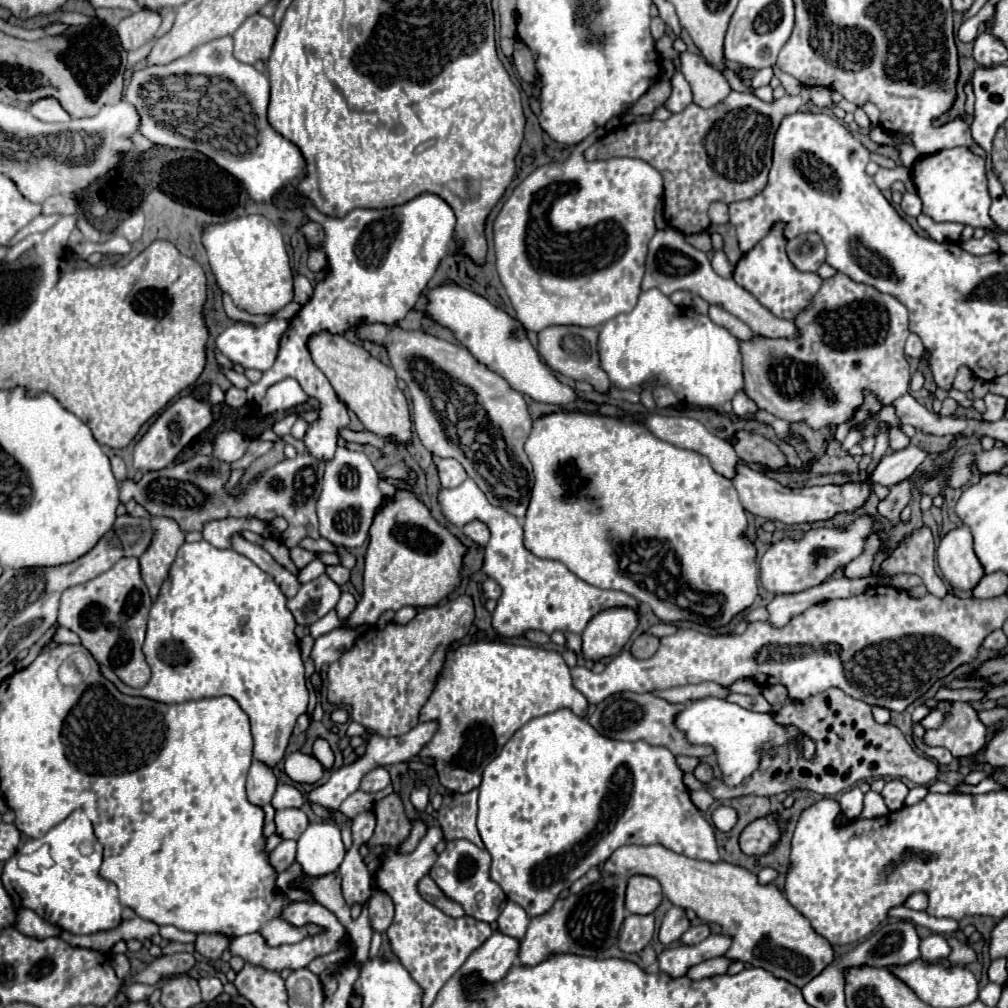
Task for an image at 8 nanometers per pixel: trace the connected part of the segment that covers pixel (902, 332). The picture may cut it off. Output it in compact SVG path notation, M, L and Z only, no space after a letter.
M836 272L836 276L822 282L820 290L794 318L794 324L800 332L798 338L766 338L766 336L754 336L752 340L740 342L740 354L742 354L742 366L744 366L744 390L746 394L766 412L774 414L780 420L786 420L790 424L804 422L812 430L822 430L828 426L840 426L854 418L856 410L864 406L864 390L872 392L882 408L878 412L868 412L862 422L856 422L850 426L850 430L860 430L862 440L878 436L882 430L882 424L888 424L888 446L890 450L898 452L904 450L910 444L910 438L902 432L902 422L896 416L894 400L904 396L910 386L910 368L904 356L904 342L910 334L908 330L908 310L904 304L900 304L894 296L882 294L876 288L868 284L854 282L846 274Z

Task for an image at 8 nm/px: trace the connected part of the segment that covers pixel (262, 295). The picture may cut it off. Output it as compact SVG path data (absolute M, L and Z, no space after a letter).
M260 214L240 216L222 224L202 224L200 238L216 284L248 314L272 314L292 300L292 268L282 234L274 222Z

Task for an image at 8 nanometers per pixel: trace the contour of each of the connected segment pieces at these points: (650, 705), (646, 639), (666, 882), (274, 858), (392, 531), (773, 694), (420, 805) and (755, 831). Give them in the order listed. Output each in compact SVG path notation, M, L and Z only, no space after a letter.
M618 692L608 696L604 702L600 702L594 710L594 714L588 718L592 728L600 732L602 736L608 736L612 740L646 740L652 746L664 746L668 748L674 756L708 756L712 754L710 748L706 746L694 746L686 740L682 732L676 730L674 726L674 716L682 710L682 704L670 704L662 698L652 696L650 692L646 694L634 694L634 692Z
M640 634L640 636L632 642L632 654L634 654L636 658L650 658L656 650L658 650L658 638L654 638L654 636Z
M660 844L656 846L620 846L606 862L604 862L604 870L610 874L620 874L620 876L652 876L660 882L664 896L674 904L674 906L682 906L688 910L694 910L698 914L700 920L708 922L708 924L718 924L722 928L722 932L726 936L732 938L732 946L730 946L730 954L734 954L734 960L742 960L748 962L754 968L764 968L768 972L772 972L776 978L788 980L790 984L802 988L806 982L810 982L818 972L822 972L832 960L834 960L834 952L832 946L828 944L828 940L824 940L822 936L818 936L814 932L814 928L808 924L808 920L804 916L800 916L800 912L796 912L796 908L792 908L792 904L788 904L788 900L784 898L784 894L774 886L774 884L758 884L756 874L748 872L746 868L728 864L728 862L702 862L702 860L692 860L688 856L676 854Z
M282 840L270 854L270 862L276 870L284 872L292 862L296 860L296 842L294 840Z
M400 490L394 498L386 498L370 528L364 594L354 612L346 618L346 626L374 626L386 610L400 610L402 606L426 608L438 604L456 590L462 556L464 546L432 518L430 510L414 496L414 492Z
M768 686L764 688L764 698L770 702L770 704L784 704L788 700L788 692L784 686Z
M422 784L422 786L414 788L414 790L412 790L412 794L410 794L410 800L412 800L412 804L414 804L416 812L418 812L418 814L422 814L422 812L424 812L424 808L426 808L426 804L428 804L428 786L426 786L426 784Z
M776 816L760 818L748 824L748 828L740 836L740 848L744 854L750 856L762 856L772 850L772 846L780 838L780 828L776 824Z

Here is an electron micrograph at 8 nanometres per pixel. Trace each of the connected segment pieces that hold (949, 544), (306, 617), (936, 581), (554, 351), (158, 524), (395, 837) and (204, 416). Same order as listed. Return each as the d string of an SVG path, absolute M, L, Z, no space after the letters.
M960 526L938 544L938 566L950 586L970 592L984 576L984 568L972 550L972 532Z
M328 574L302 584L298 594L288 600L288 610L292 612L296 624L312 626L324 614L328 614L340 598L340 586L330 580Z
M924 526L920 530L914 530L896 550L890 552L882 564L880 574L918 574L930 594L944 598L948 594L948 586L934 572L934 550L936 544L930 528Z
M552 326L538 332L538 352L544 362L566 378L572 380L586 380L598 392L606 392L610 388L610 380L606 372L598 366L598 352L596 352L598 330L596 328L582 328L582 326Z
M152 516L150 520L154 528L152 544L138 560L140 560L142 580L146 582L148 592L154 600L158 596L162 582L168 576L170 564L174 562L178 548L184 544L184 532L174 520L168 520L166 516Z
M396 794L382 798L374 806L376 830L370 838L370 846L396 846L410 834L410 822L404 818L402 800Z
M184 396L176 400L158 416L158 420L148 428L142 440L134 446L134 470L150 472L150 470L166 468L182 452L182 448L190 444L190 440L196 438L202 430L206 430L210 424L212 424L212 412L204 402L192 396Z

